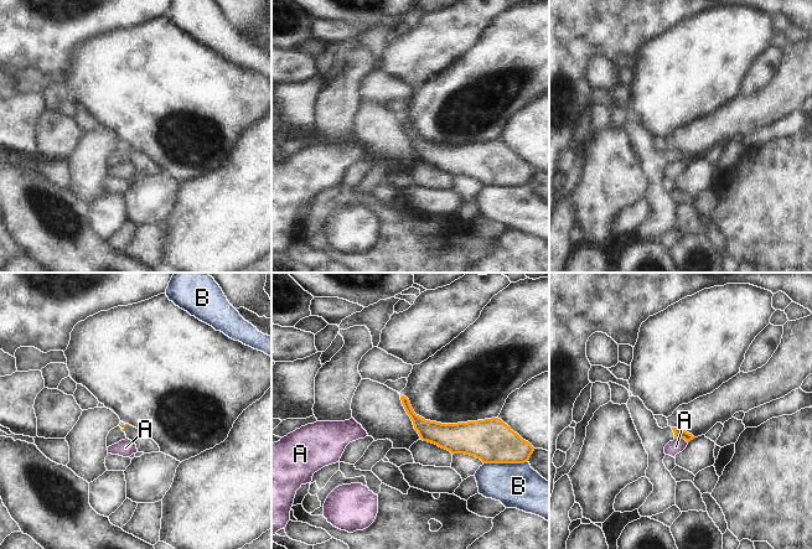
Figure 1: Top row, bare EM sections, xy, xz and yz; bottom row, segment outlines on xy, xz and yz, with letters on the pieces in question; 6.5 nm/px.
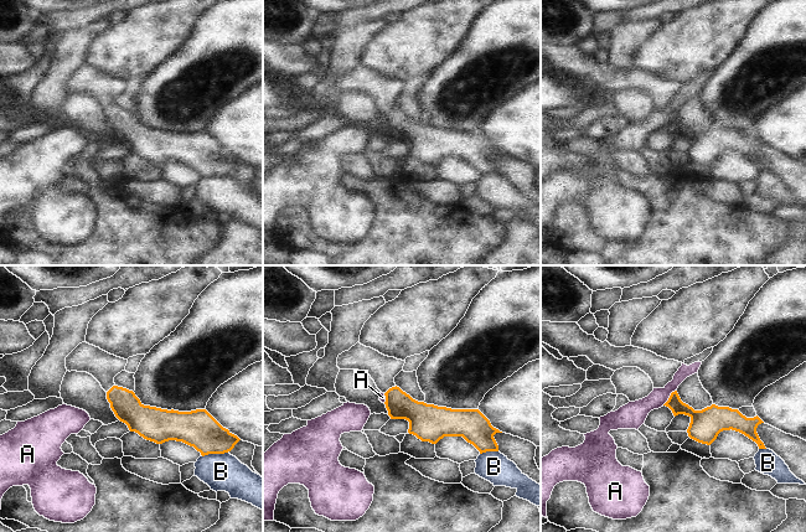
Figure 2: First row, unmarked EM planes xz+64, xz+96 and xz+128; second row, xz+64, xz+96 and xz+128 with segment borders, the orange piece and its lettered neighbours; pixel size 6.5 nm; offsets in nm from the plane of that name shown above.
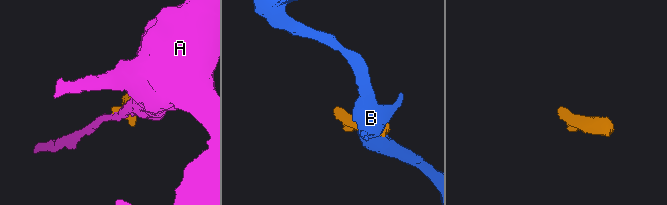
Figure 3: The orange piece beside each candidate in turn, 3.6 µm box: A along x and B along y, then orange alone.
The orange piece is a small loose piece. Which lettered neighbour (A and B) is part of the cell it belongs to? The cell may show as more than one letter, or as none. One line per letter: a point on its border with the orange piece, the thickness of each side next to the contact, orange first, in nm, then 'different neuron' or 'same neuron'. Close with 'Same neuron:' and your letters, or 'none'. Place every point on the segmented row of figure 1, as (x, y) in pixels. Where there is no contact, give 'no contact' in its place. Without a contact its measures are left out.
A: meets orange in yz at (681, 438); 70 nm thick on the orange side, 90 nm on the other; different neuron
B: meets orange in xz at (505, 462); 280 nm thick on the orange side, 280 nm on the other; different neuron
Same neuron: none

